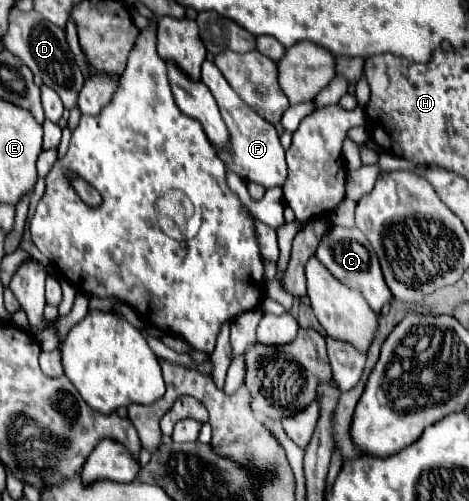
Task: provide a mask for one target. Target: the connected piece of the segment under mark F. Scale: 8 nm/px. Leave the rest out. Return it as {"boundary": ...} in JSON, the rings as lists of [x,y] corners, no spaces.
{"boundary":[[[211,61],[203,63],[201,81],[209,87],[211,95],[215,97],[219,111],[223,115],[223,121],[231,133],[233,153],[223,157],[227,169],[235,171],[247,183],[255,181],[263,187],[281,187],[287,179],[287,163],[285,163],[285,149],[279,143],[279,135],[277,135],[275,127],[269,121],[265,121],[263,117],[259,117],[251,107],[247,107],[247,103],[241,101],[241,97],[231,89],[231,85],[221,75],[221,71],[215,67],[215,63],[211,63]]]}

